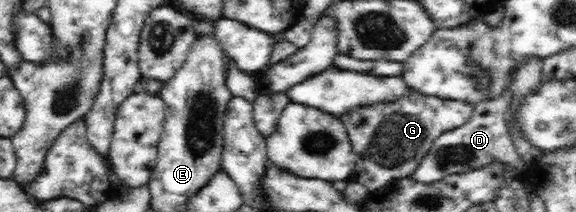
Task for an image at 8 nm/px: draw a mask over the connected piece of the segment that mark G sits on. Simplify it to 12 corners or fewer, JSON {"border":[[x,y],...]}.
{"border":[[364,105],[338,116],[357,154],[350,180],[372,193],[410,177],[473,105]]}

